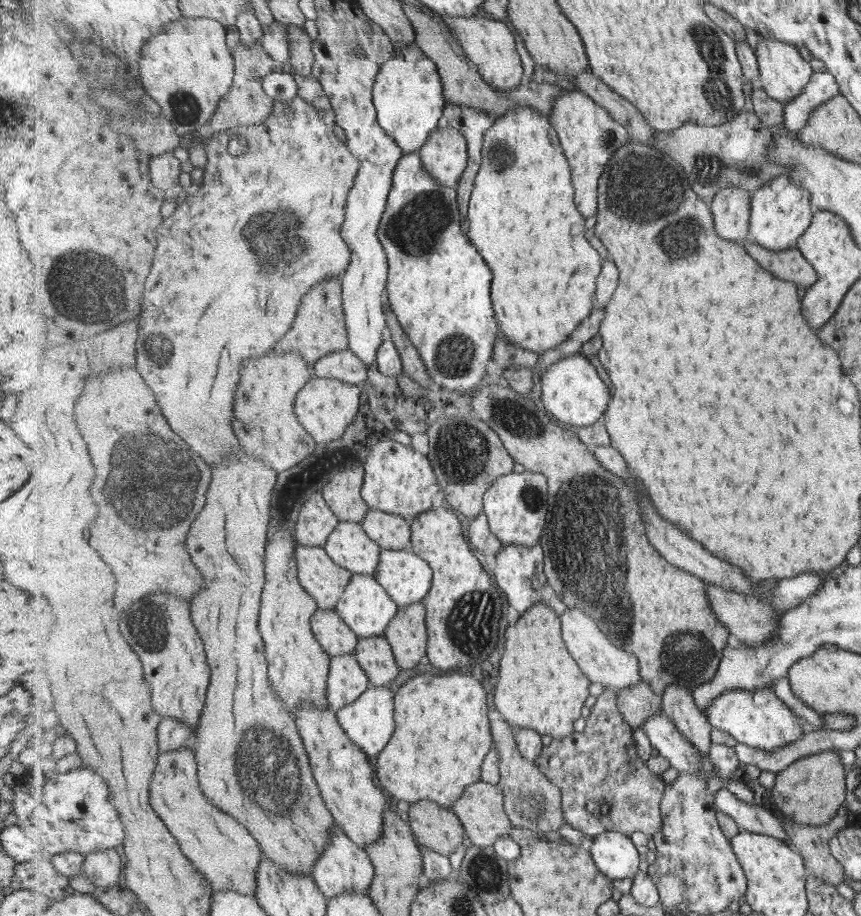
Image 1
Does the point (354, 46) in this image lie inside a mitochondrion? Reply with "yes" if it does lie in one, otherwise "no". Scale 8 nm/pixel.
yes

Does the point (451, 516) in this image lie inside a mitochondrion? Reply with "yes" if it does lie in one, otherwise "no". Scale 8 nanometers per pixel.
no

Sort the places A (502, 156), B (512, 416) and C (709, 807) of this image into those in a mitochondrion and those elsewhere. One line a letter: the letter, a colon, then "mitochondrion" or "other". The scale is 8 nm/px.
A: mitochondrion
B: mitochondrion
C: other

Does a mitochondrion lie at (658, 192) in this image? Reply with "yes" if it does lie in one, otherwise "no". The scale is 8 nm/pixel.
yes

